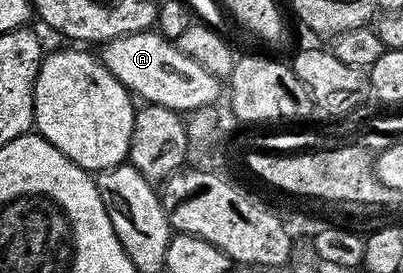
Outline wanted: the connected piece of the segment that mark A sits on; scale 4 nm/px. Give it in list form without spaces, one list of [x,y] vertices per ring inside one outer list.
[[[156,30],[114,38],[99,49],[98,59],[133,97],[140,99],[141,96],[141,101],[166,106],[181,114],[215,105],[216,99],[222,96],[222,84],[218,77],[210,74],[210,70],[202,70],[194,58],[186,58],[173,41]]]

